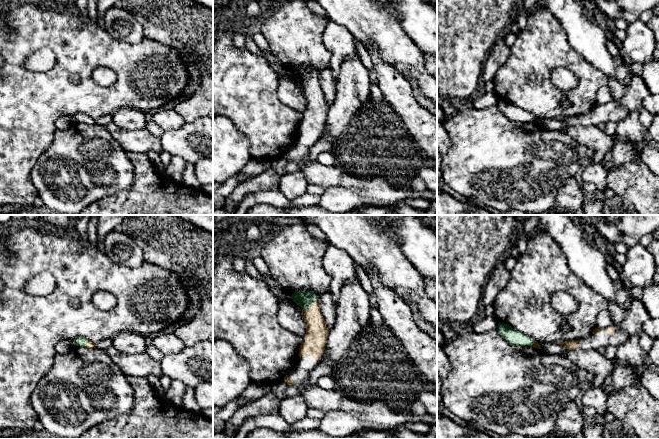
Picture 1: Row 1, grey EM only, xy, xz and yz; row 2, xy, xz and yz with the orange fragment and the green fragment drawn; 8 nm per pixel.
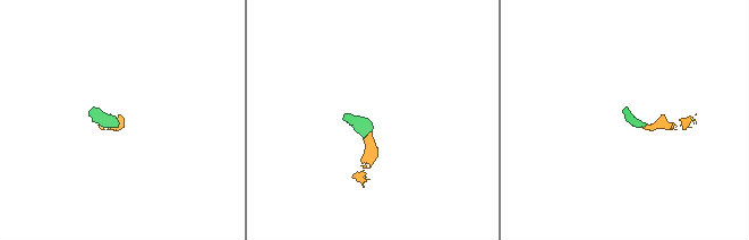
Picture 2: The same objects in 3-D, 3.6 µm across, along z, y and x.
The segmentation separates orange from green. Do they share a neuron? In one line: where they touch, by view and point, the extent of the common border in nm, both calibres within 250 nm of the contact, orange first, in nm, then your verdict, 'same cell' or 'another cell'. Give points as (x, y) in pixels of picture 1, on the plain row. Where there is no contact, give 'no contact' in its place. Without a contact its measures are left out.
contact xz (309, 84); length 160 nm; calibres 180 and 120 nm; same cell

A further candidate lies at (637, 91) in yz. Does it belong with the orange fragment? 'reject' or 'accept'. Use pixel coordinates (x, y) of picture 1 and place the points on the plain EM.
accept

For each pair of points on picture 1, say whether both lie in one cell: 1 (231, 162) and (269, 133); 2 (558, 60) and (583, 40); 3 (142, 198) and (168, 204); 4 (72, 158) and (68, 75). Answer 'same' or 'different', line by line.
1: different
2: different
3: same
4: different

